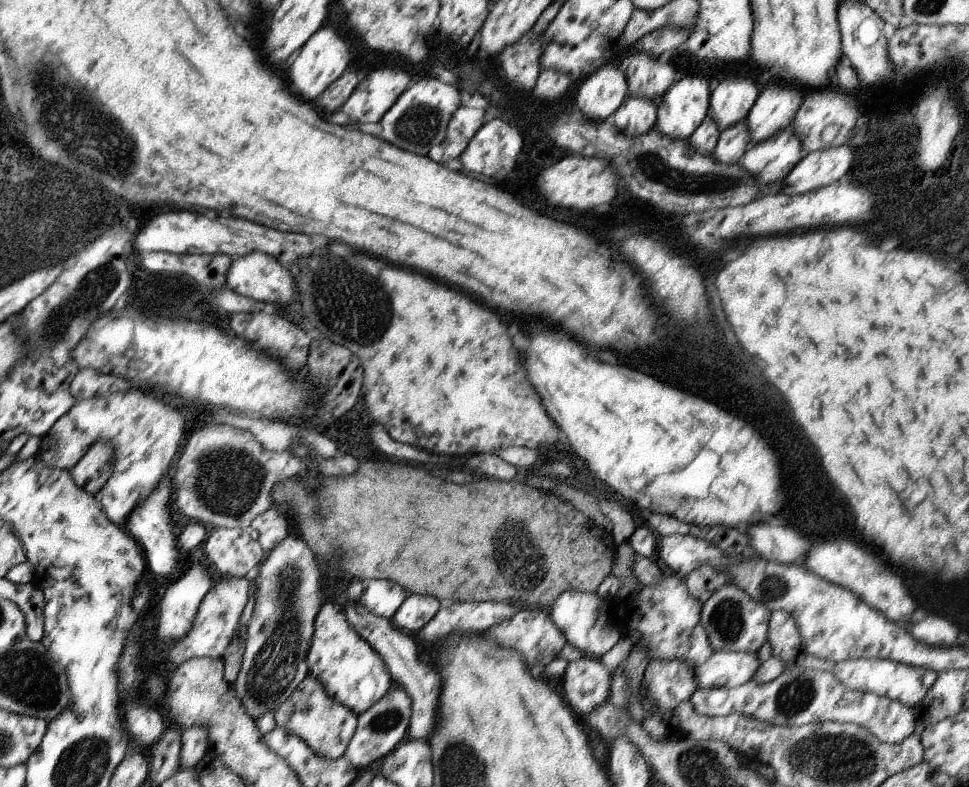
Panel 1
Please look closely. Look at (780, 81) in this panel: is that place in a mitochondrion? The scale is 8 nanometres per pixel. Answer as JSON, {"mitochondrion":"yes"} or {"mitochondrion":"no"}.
{"mitochondrion":"no"}

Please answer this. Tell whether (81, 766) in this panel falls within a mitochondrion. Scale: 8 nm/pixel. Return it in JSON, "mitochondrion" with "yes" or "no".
{"mitochondrion":"yes"}

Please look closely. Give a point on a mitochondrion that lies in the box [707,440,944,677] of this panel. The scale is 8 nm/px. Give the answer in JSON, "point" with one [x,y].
{"point":[770,588]}

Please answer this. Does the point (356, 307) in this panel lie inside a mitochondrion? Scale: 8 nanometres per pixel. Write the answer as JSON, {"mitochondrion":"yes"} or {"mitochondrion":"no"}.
{"mitochondrion":"yes"}

